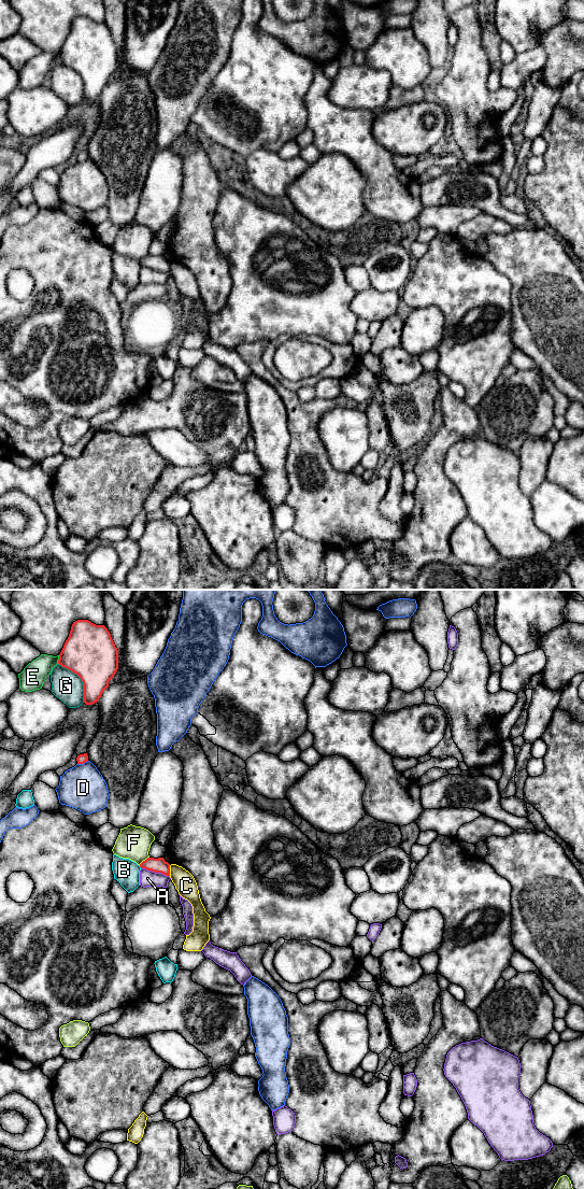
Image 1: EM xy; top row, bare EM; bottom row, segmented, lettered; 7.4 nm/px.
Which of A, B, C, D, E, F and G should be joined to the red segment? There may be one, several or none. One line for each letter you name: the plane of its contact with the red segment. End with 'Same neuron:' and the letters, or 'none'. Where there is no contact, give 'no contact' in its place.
Same neuron: none

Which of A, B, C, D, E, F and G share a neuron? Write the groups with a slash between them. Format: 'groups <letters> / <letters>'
groups A / B / C / D F / E / G

